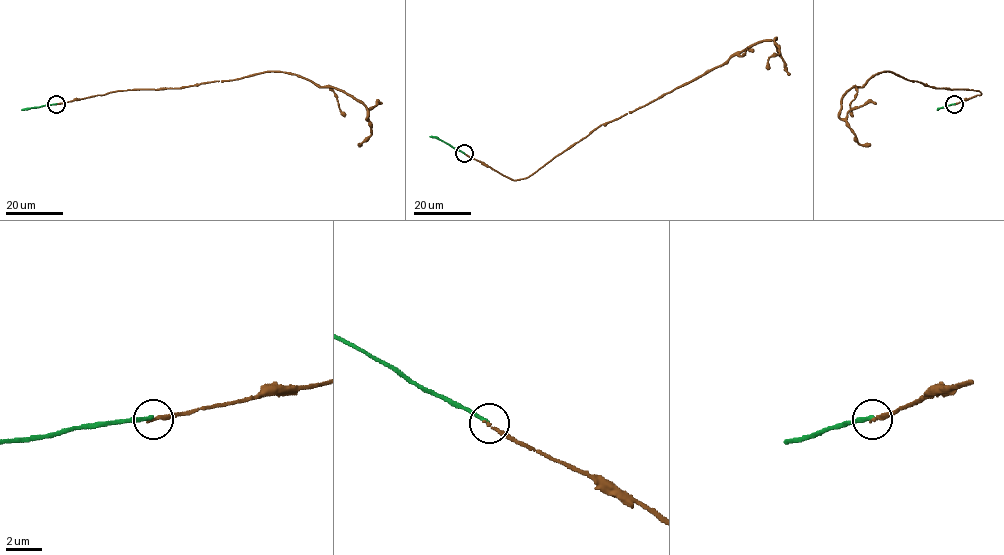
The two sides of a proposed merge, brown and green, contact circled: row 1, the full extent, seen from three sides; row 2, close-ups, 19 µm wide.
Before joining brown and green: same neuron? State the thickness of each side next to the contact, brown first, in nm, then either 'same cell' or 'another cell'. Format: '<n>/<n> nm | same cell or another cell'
170/190 nm | another cell

